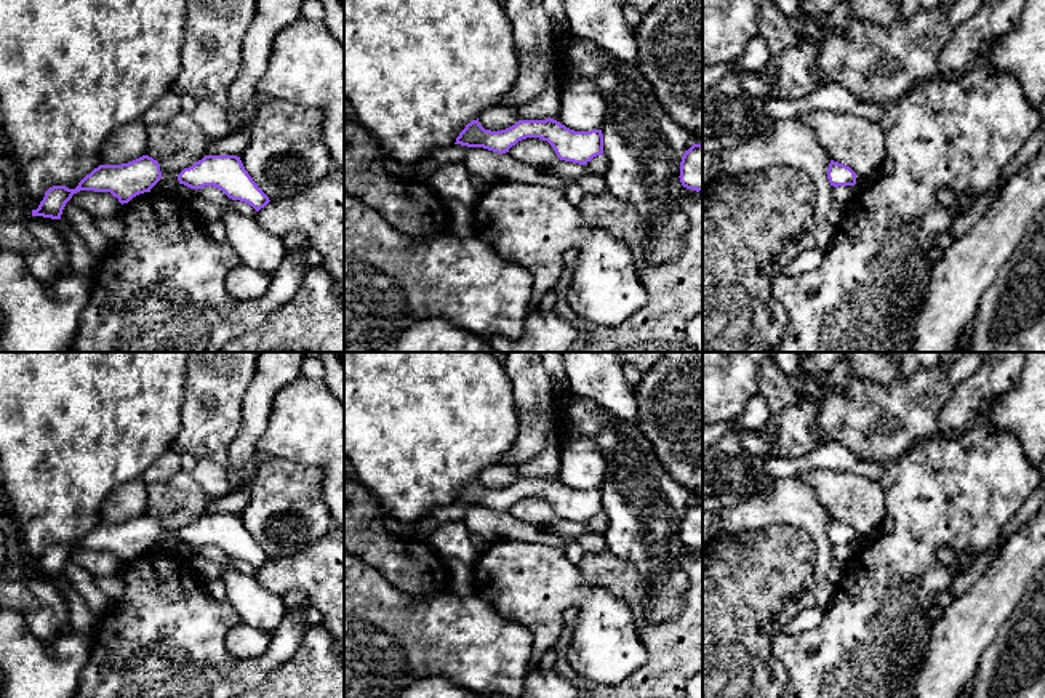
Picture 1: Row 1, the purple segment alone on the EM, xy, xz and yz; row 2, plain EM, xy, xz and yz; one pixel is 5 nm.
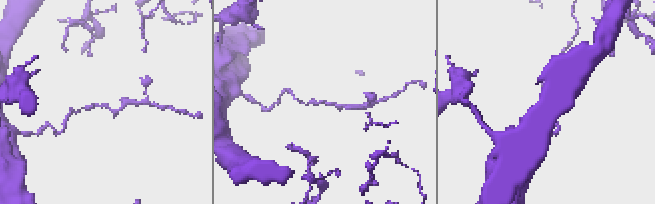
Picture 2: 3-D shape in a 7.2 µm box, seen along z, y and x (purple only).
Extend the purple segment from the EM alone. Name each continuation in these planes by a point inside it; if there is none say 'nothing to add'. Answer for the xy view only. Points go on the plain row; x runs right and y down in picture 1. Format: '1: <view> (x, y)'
nothing to add

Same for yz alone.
nothing to add

